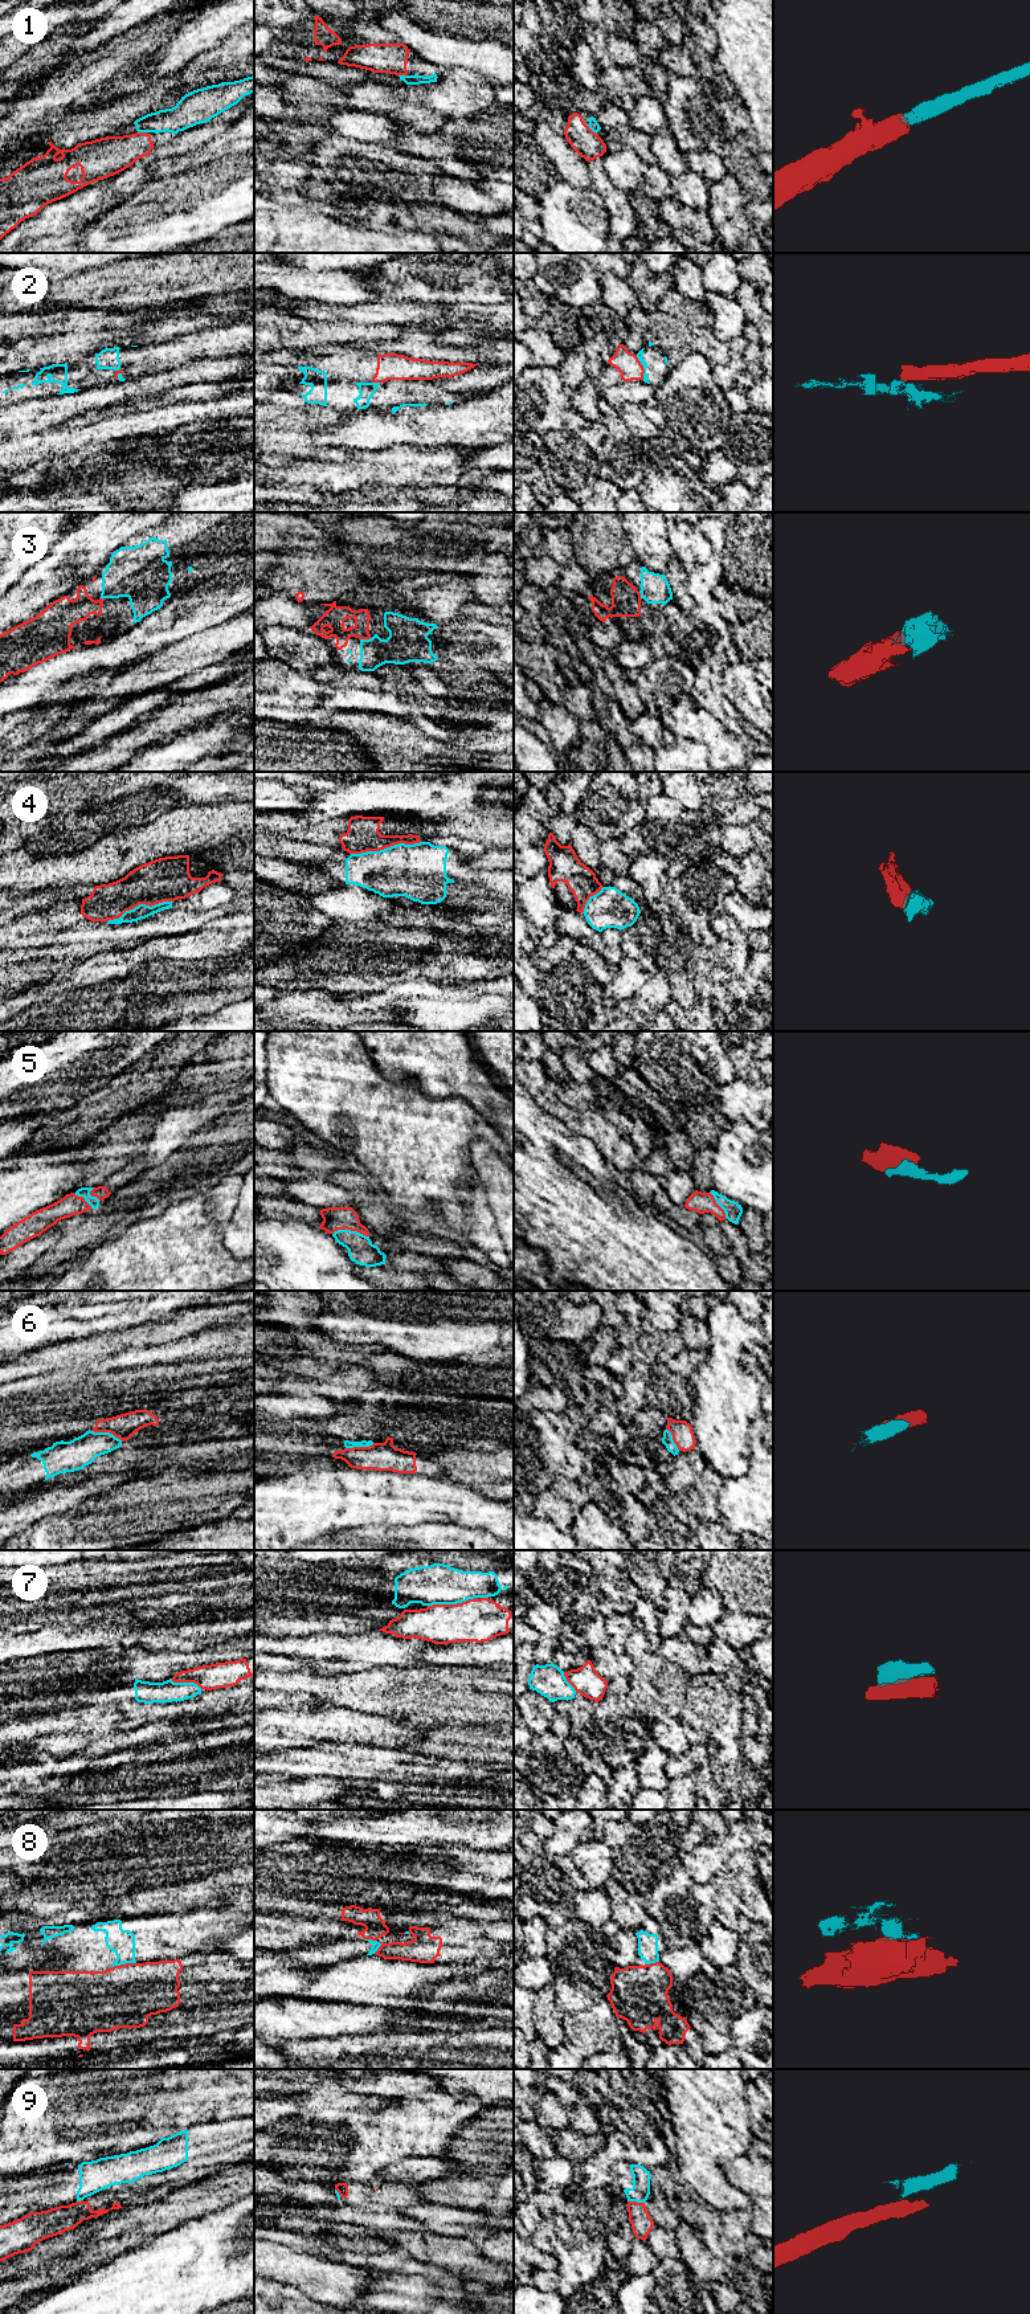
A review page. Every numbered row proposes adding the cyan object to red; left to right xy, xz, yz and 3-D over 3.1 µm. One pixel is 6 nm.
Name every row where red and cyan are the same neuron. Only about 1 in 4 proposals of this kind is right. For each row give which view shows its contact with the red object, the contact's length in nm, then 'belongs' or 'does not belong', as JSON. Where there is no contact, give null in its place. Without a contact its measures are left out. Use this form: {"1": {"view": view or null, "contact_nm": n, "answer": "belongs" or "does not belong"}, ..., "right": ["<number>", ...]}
{"1": {"view": "xy", "contact_nm": 60, "answer": "belongs"}, "2": {"view": "yz", "contact_nm": 160, "answer": "does not belong"}, "3": {"view": "xz", "contact_nm": 70, "answer": "belongs"}, "4": {"view": "xz", "contact_nm": 440, "answer": "does not belong"}, "5": {"view": "xz", "contact_nm": 220, "answer": "belongs"}, "6": {"view": "xy", "contact_nm": 220, "answer": "belongs"}, "7": {"view": "xz", "contact_nm": 300, "answer": "does not belong"}, "8": {"view": "xy", "contact_nm": 160, "answer": "does not belong"}, "9": {"view": "yz", "contact_nm": 110, "answer": "does not belong"}, "right": ["1", "3", "5", "6"]}

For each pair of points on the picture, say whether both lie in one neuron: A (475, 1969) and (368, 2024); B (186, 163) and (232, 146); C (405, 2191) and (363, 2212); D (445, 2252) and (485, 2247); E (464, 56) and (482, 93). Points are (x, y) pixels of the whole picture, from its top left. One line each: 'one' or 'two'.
A: two
B: one
C: two
D: two
E: two

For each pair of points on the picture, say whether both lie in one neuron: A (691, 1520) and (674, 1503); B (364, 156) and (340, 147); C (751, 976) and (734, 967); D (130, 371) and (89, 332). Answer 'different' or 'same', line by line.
A: same
B: same
C: different
D: same

